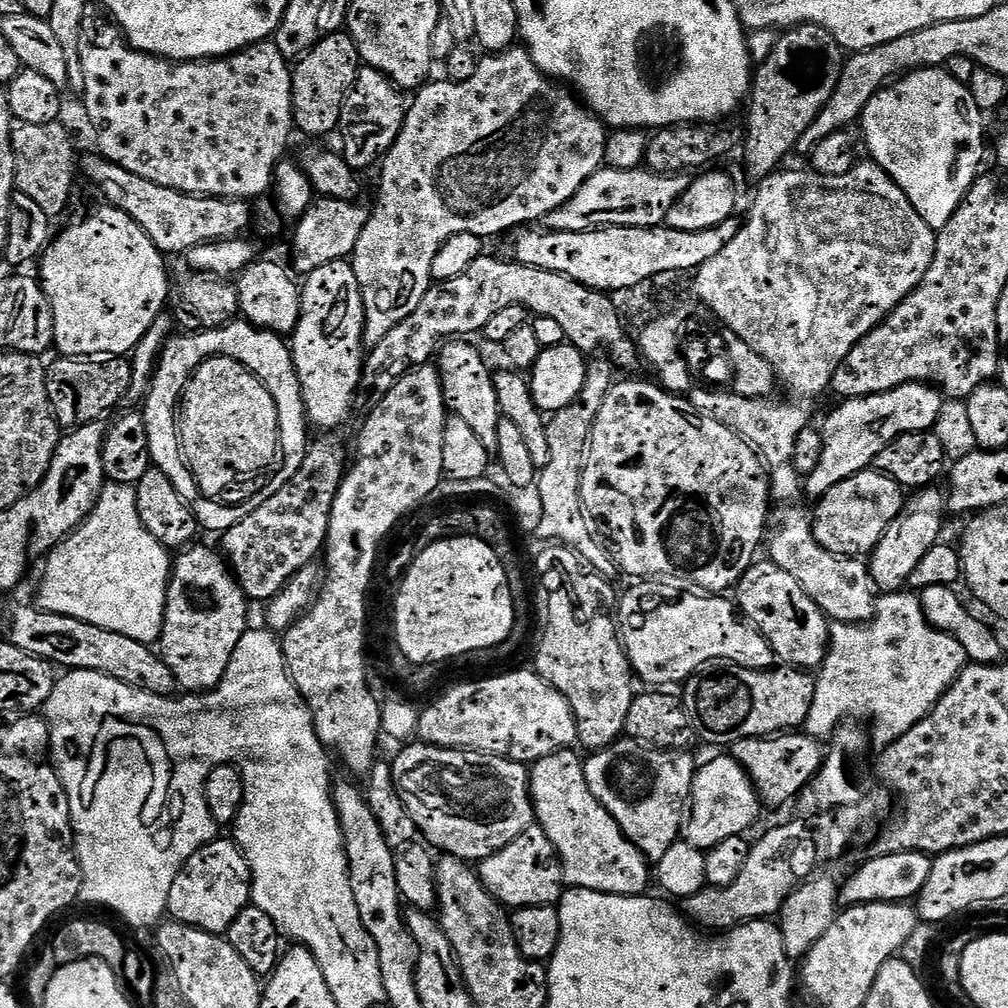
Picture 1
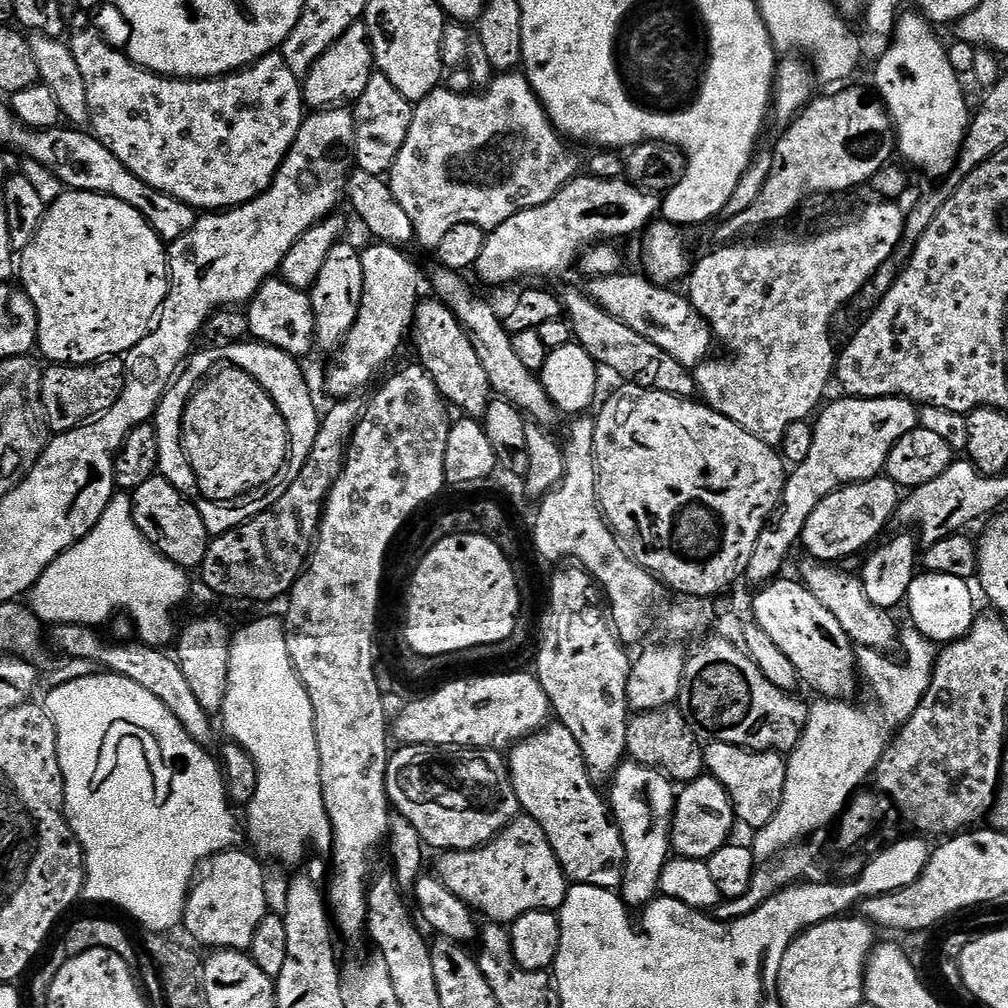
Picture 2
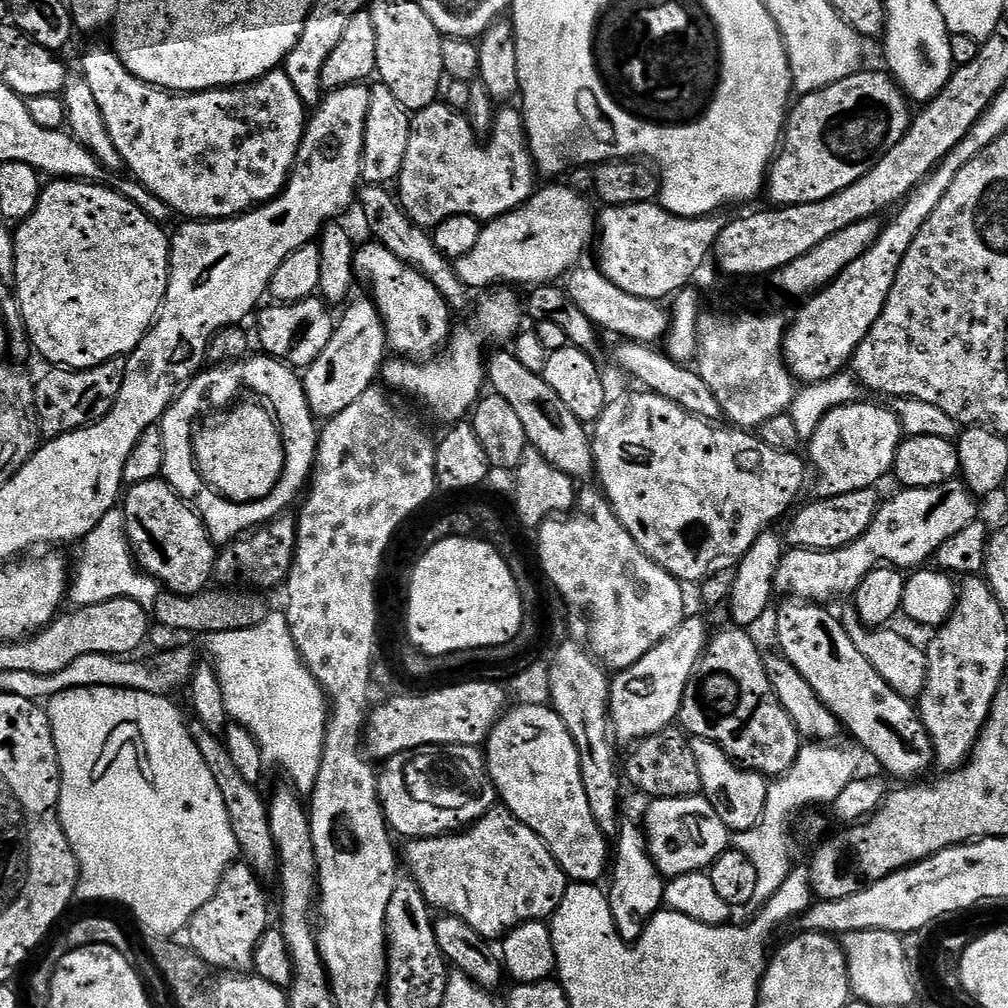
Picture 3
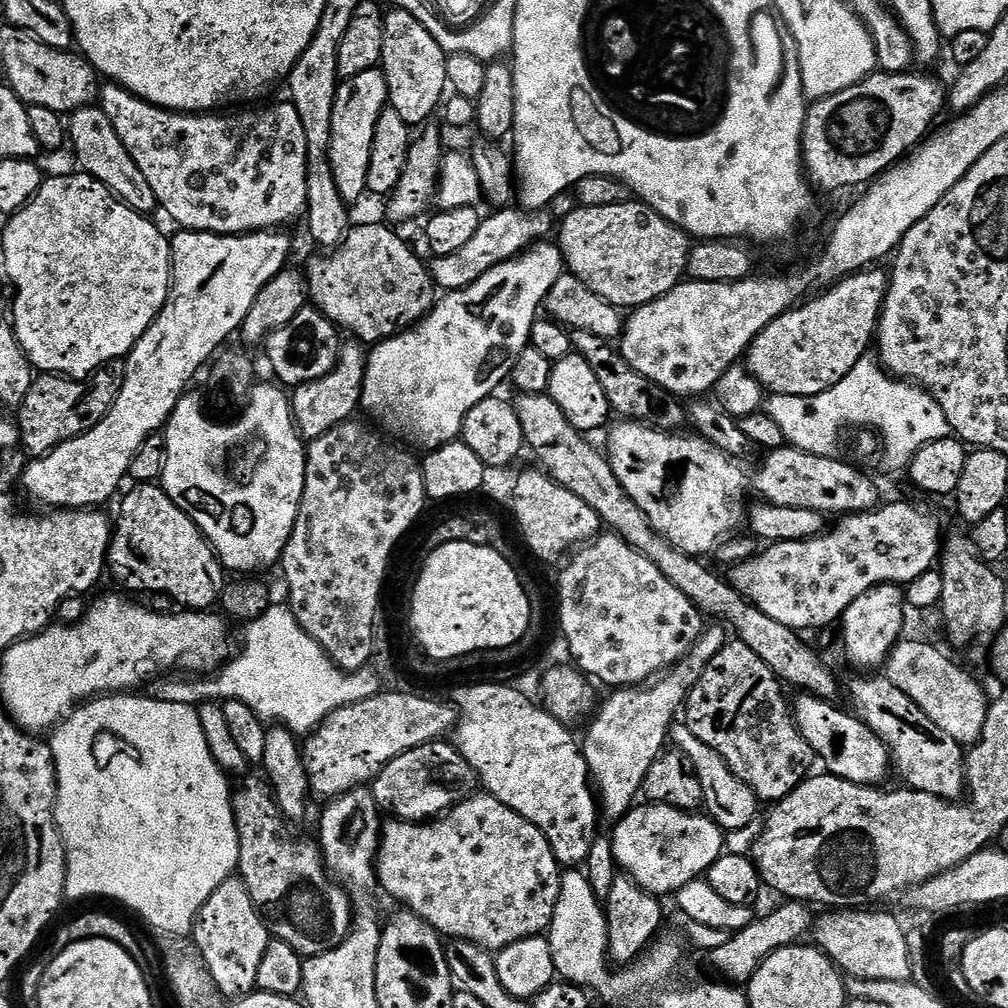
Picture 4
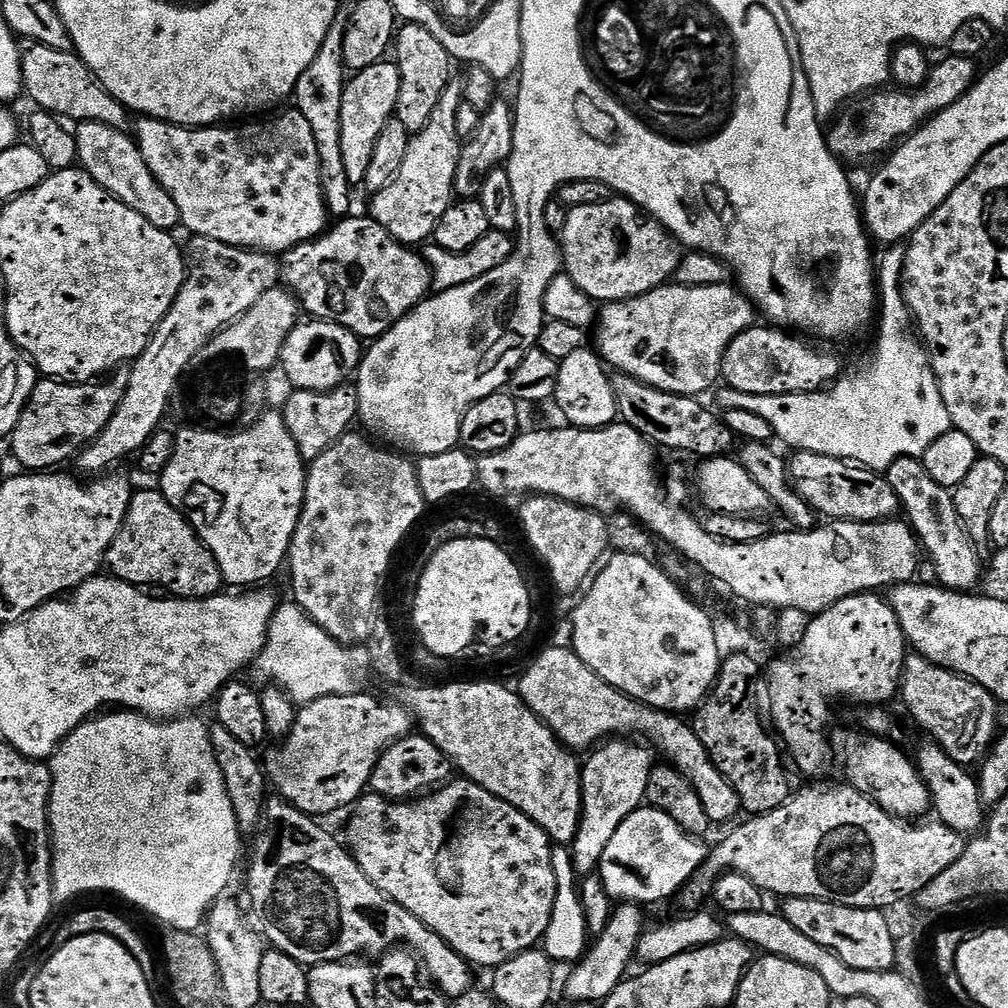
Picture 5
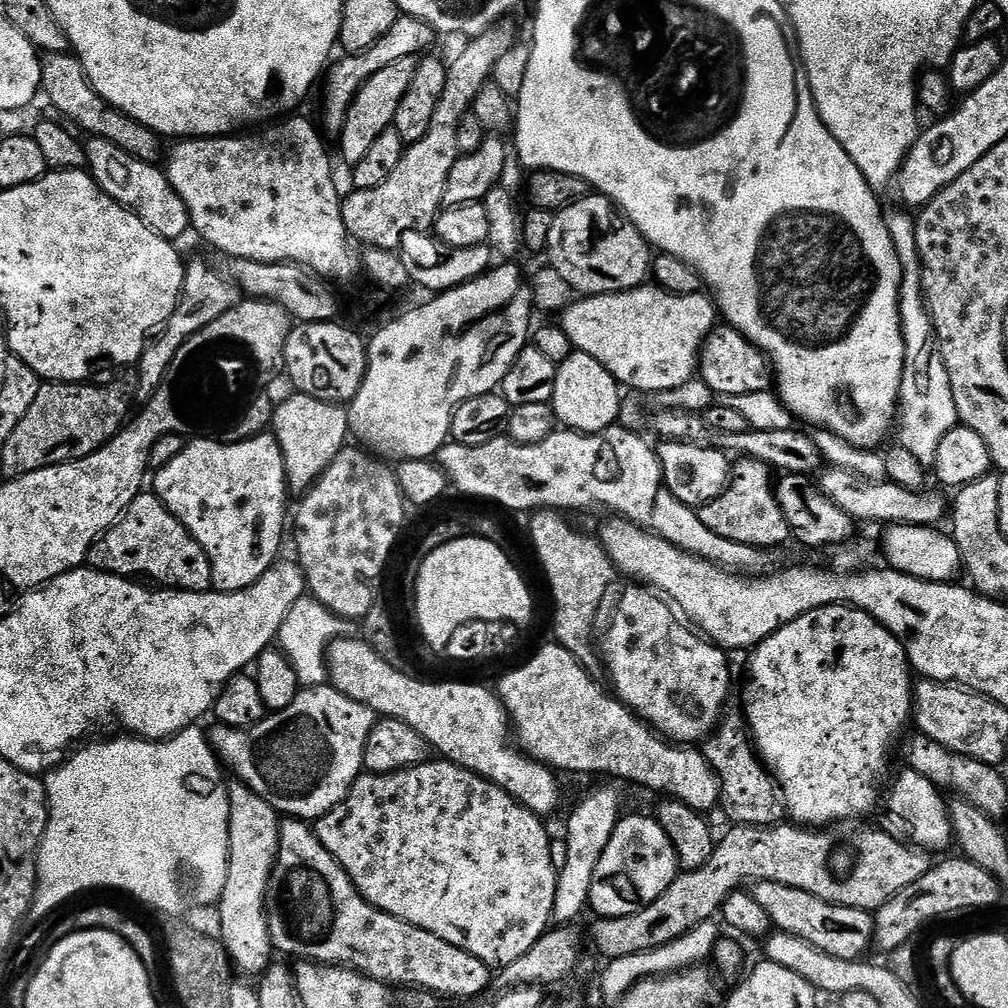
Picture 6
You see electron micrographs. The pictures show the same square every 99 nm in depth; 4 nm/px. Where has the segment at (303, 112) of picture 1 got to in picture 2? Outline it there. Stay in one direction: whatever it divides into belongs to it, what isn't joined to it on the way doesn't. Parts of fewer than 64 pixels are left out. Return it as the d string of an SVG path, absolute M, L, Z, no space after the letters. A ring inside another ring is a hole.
M357 22L318 58L308 76L303 77L304 102L309 109L327 110L343 108L351 105L366 90L366 82L370 82L376 59L372 53L372 43L368 28L362 22Z

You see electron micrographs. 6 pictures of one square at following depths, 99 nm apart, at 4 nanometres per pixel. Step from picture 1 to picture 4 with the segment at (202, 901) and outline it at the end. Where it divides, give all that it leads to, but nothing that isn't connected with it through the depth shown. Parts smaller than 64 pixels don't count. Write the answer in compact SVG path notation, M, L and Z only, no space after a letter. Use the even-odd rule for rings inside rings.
M239 875L228 877L202 906L192 925L190 939L202 954L214 982L225 998L239 998L257 991L258 966L266 955L270 939L268 925L260 917L260 911L246 890L246 882Z

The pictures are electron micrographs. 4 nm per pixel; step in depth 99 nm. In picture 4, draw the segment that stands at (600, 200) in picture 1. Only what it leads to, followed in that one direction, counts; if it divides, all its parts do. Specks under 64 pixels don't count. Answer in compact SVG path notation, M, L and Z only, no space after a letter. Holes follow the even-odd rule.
M516 206L501 207L493 211L493 216L485 215L480 221L478 230L474 233L474 238L462 246L462 250L454 250L454 254L445 256L432 256L430 260L430 271L432 283L437 289L443 290L448 284L456 284L461 288L470 286L486 274L494 266L498 266L507 260L513 260L521 252L532 247L533 244L553 235L554 220L547 215L544 210L521 210Z

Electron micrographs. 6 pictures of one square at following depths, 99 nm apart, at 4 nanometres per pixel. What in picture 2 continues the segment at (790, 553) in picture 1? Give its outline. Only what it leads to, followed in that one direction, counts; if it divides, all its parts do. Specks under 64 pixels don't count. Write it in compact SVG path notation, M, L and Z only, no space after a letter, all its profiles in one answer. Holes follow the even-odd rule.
M811 558L805 559L805 564L801 566L799 579L834 618L842 625L842 630L851 638L853 645L857 649L873 648L876 652L887 653L888 648L895 649L898 644L898 627L891 611L887 608L874 606L870 598L866 598L866 589L862 587L859 575L843 572L843 567L833 566L828 562L817 562Z

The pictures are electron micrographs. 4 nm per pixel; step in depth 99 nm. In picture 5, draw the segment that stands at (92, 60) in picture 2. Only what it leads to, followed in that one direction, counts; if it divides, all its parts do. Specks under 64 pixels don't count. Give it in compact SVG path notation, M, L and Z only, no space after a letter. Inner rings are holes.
M295 110L289 112L277 111L277 116L269 115L267 118L248 122L245 128L228 128L232 126L209 126L207 128L181 128L178 124L171 124L165 120L150 120L147 118L137 119L134 124L134 139L140 147L142 158L146 166L150 166L150 174L164 187L166 194L174 198L174 206L178 206L180 224L189 228L192 236L205 236L214 242L229 244L235 248L249 248L251 252L267 252L269 254L283 254L291 250L294 245L307 240L315 240L325 231L324 223L330 220L328 208L324 205L324 195L320 185L320 171L318 170L318 148L314 146L314 133L310 131L310 125L302 114Z

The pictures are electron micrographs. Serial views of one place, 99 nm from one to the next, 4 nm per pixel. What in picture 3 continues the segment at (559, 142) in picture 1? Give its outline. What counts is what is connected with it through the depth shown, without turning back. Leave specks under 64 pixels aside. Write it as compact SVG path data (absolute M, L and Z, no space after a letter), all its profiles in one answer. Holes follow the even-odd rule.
M446 102L426 106L412 116L410 146L406 149L406 162L402 162L398 199L416 225L434 230L446 218L455 216L472 216L481 222L496 220L532 197L538 188L538 168L528 148L524 117L514 109L505 107L495 117L486 145L475 136L467 115L454 111ZM368 298L355 300L343 309L345 312L335 321L326 350L322 350L322 354L318 354L312 365L302 372L304 389L312 413L324 422L342 414L346 406L358 402L358 398L362 398L366 390L373 388L390 352L388 331L384 328L384 319L380 317L375 303Z

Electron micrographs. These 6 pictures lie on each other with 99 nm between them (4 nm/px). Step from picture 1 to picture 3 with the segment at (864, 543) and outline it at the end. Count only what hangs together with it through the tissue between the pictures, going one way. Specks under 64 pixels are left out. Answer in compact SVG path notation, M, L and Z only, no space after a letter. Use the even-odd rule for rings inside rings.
M863 488L854 490L850 494L813 499L813 504L808 504L800 510L798 508L787 521L789 522L787 543L792 548L805 548L819 552L850 546L850 542L862 538L862 534L870 530L870 522L874 522L874 516L882 503L882 496L878 493L876 488Z

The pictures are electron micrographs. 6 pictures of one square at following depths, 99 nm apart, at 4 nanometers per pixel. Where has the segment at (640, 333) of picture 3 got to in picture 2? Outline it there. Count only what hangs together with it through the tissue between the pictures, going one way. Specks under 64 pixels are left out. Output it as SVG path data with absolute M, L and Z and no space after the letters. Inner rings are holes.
M619 271L613 276L597 276L589 279L586 285L588 297L597 304L606 314L618 318L622 326L630 326L634 334L642 334L654 346L666 350L670 358L682 362L682 366L693 370L708 356L708 351L714 345L712 328L694 310L688 301L687 295L680 296L668 286L652 283L647 276L627 276L627 271Z

